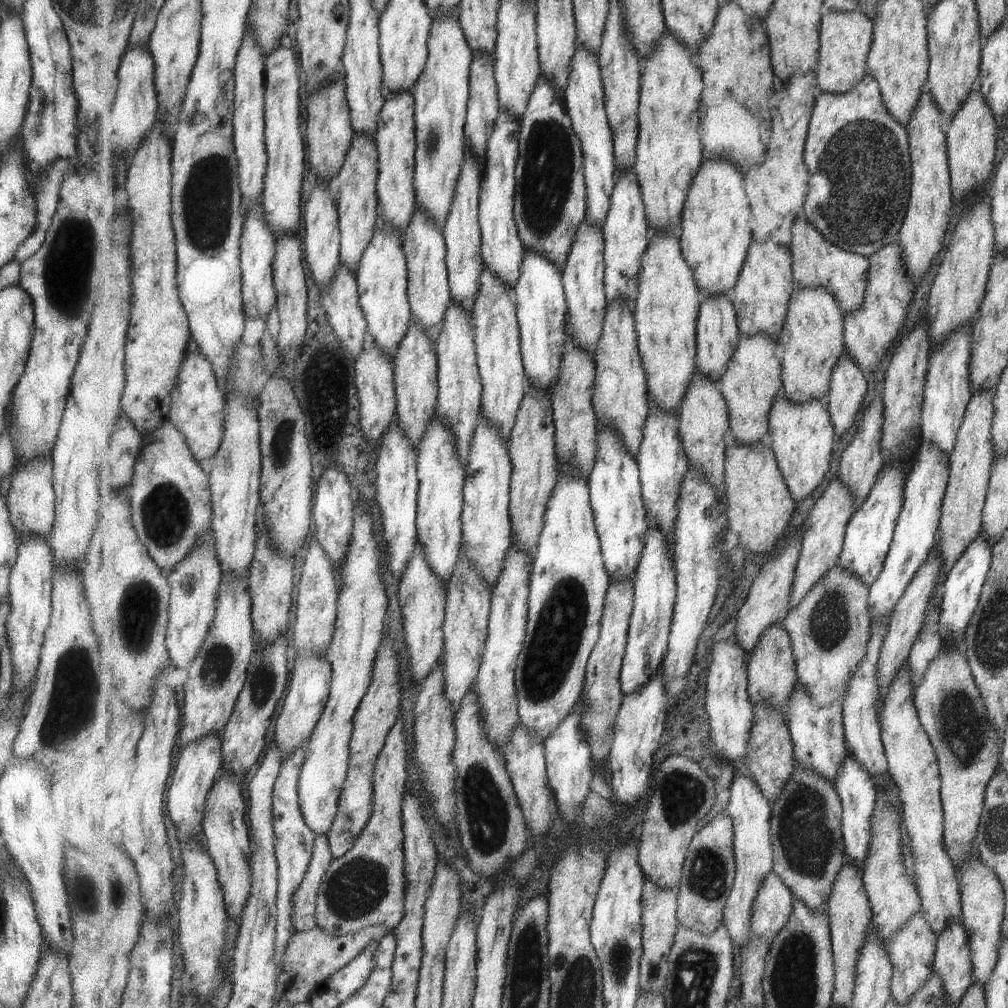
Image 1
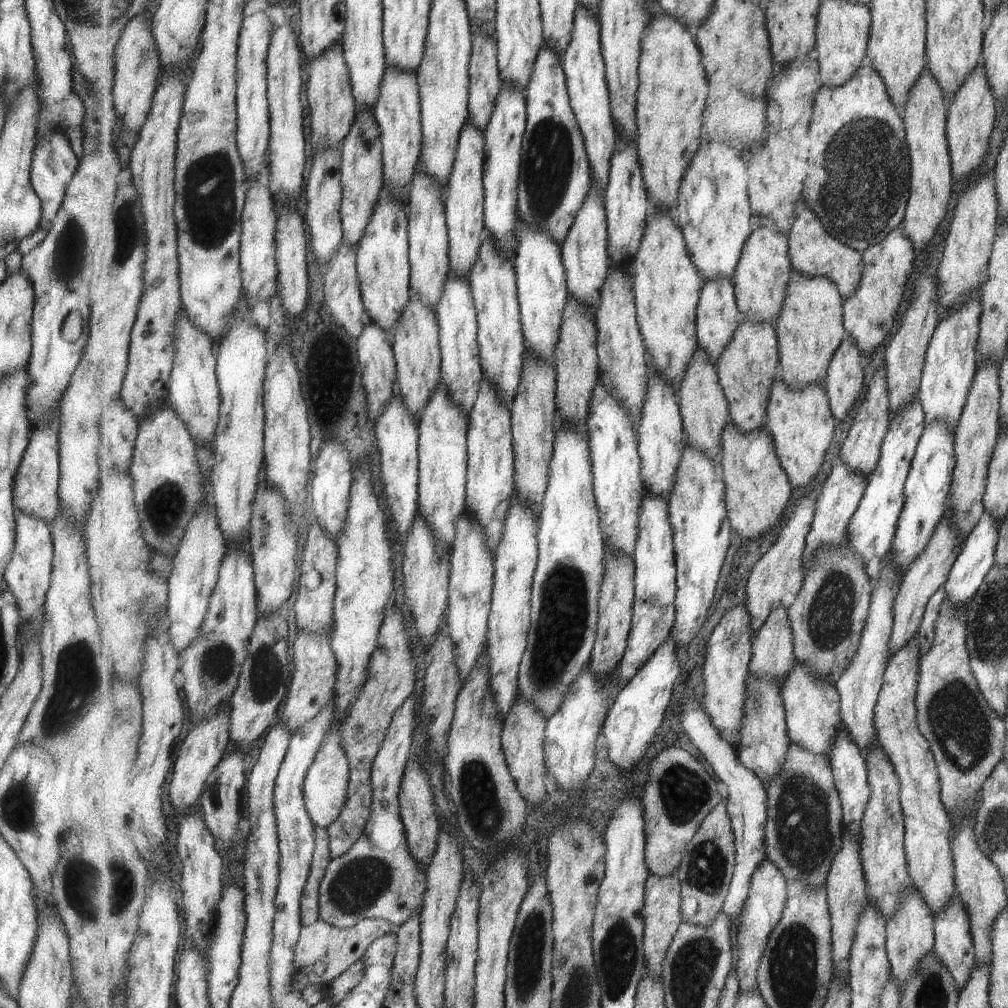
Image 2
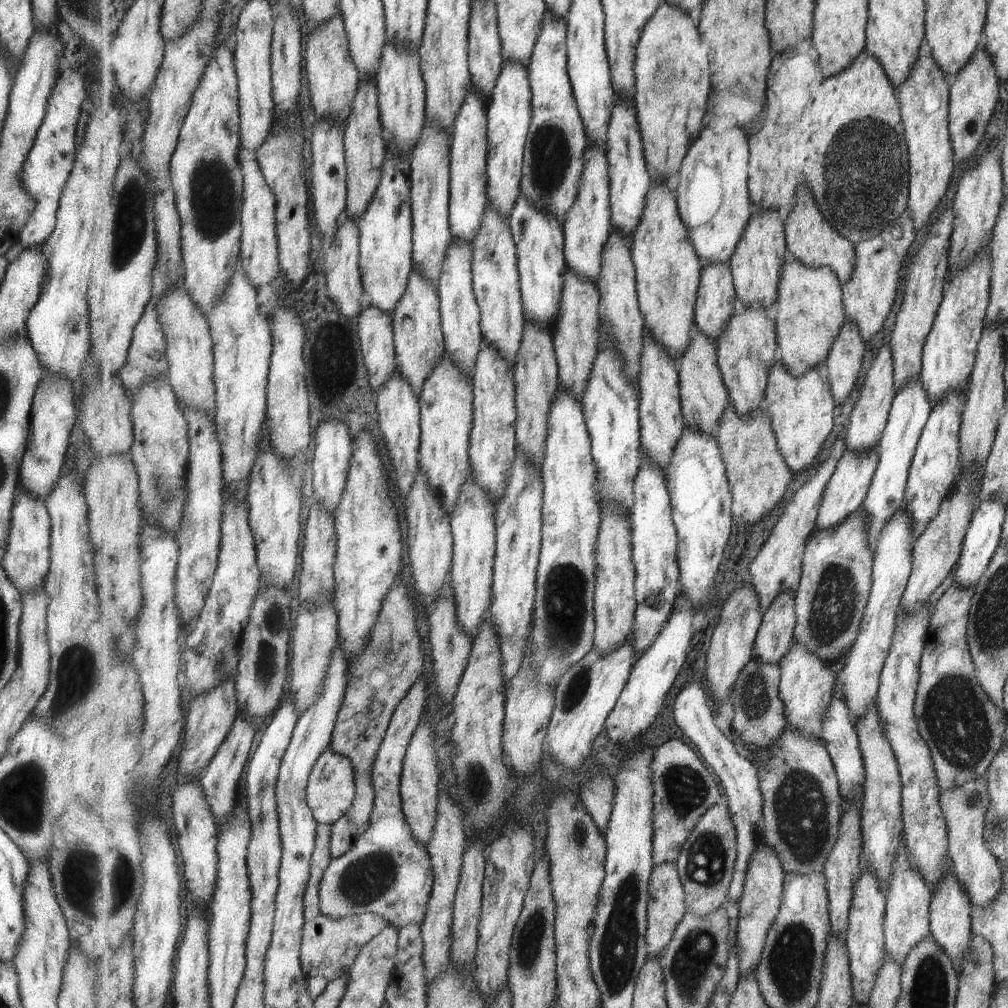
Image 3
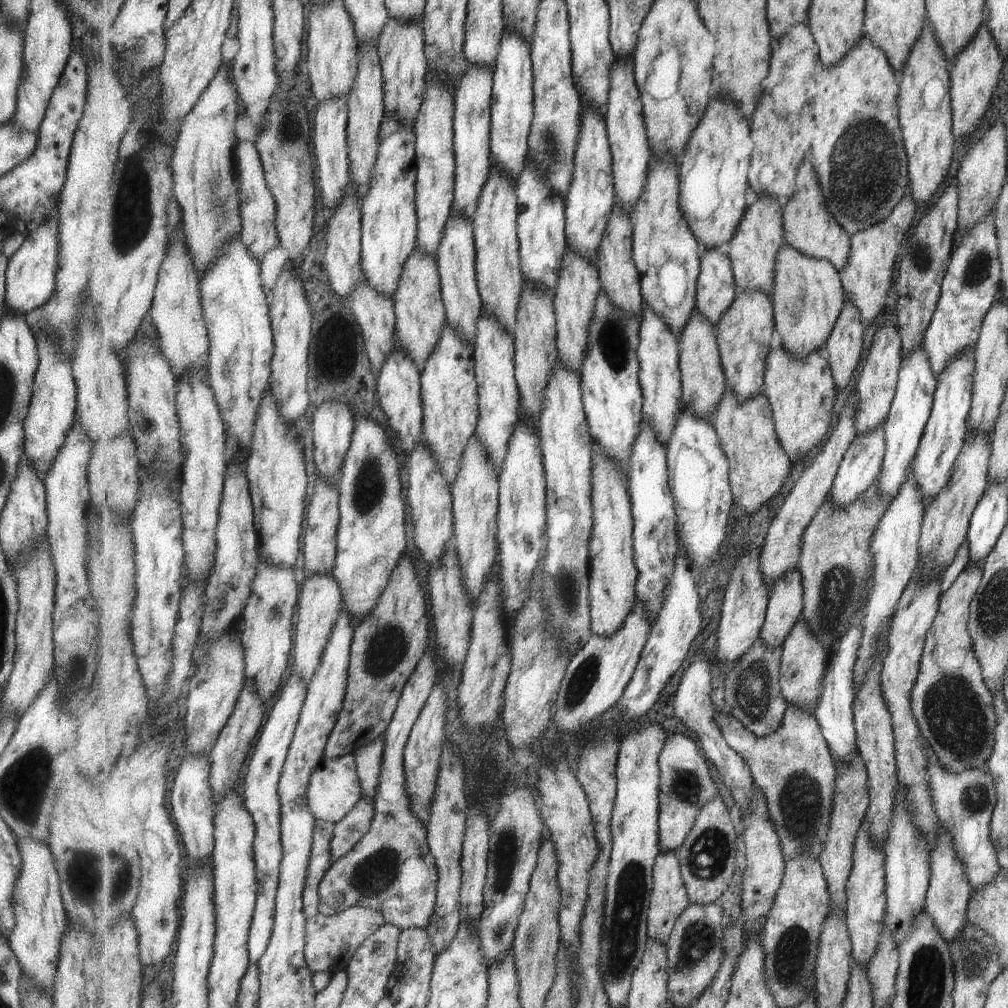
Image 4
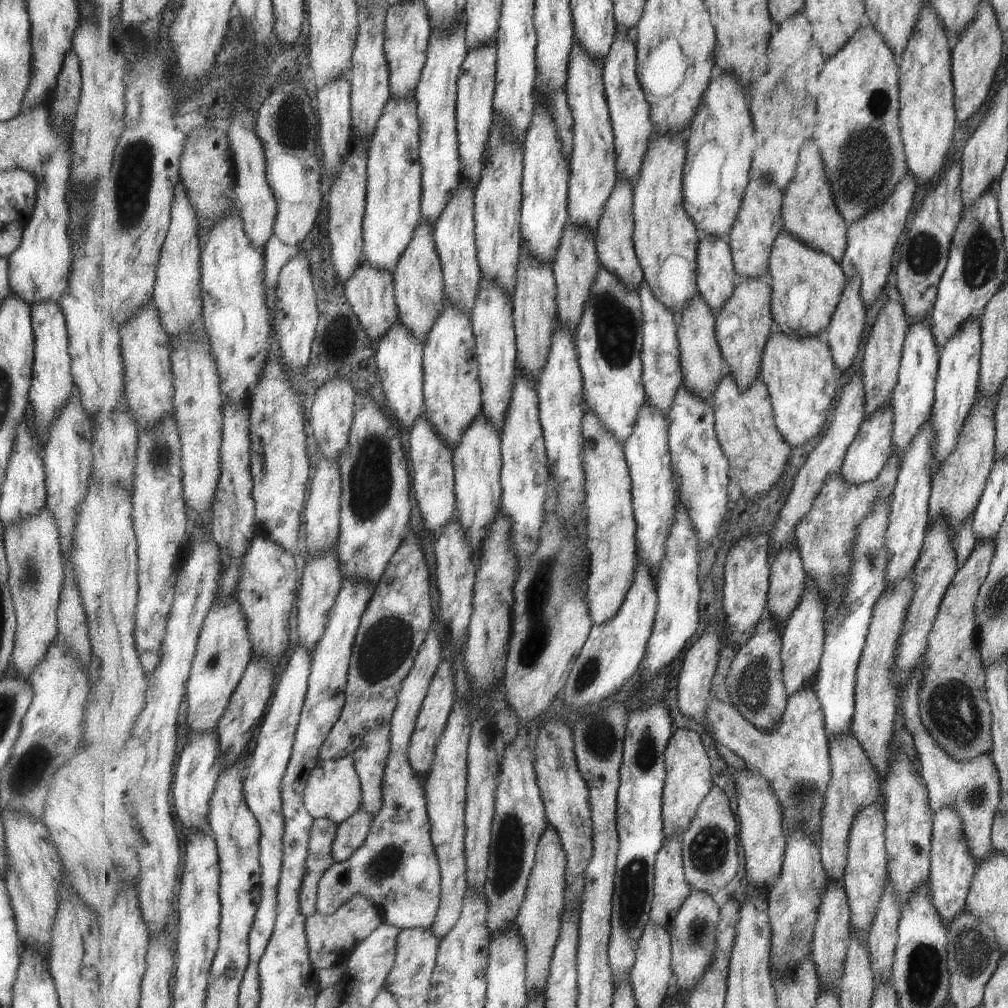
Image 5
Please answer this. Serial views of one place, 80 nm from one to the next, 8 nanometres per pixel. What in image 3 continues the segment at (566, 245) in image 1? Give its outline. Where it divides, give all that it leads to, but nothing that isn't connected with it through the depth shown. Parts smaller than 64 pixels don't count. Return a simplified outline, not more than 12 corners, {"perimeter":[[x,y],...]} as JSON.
{"perimeter":[[547,11],[528,66],[520,187],[563,226],[589,146],[567,20]]}

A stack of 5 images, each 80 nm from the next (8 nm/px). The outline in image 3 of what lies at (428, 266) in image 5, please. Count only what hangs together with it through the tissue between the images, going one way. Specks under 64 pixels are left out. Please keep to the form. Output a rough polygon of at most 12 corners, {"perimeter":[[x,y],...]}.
{"perimeter":[[415,267],[394,312],[399,372],[417,396],[446,356],[437,285]]}

